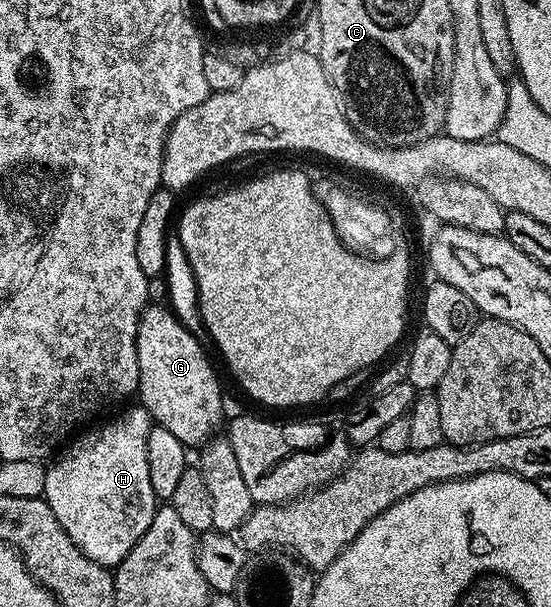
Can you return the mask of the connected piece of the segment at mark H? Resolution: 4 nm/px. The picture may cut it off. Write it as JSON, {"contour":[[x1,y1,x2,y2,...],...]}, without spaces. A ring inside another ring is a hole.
{"contour":[[135,404,132,410,109,419,104,426,92,425,87,428,92,430,84,429,70,443,71,451,64,458,56,457,47,466,43,497,47,499,49,508,53,508,57,524,65,528,69,540,73,540,73,544,77,544,77,548,81,548,81,552,85,552,89,560,108,568,118,566,121,560,125,560,125,556,129,556,133,544,137,544,137,540,145,536,145,528,149,528,157,509,153,484,149,484,147,451,147,437,152,425,151,413,141,404]]}

